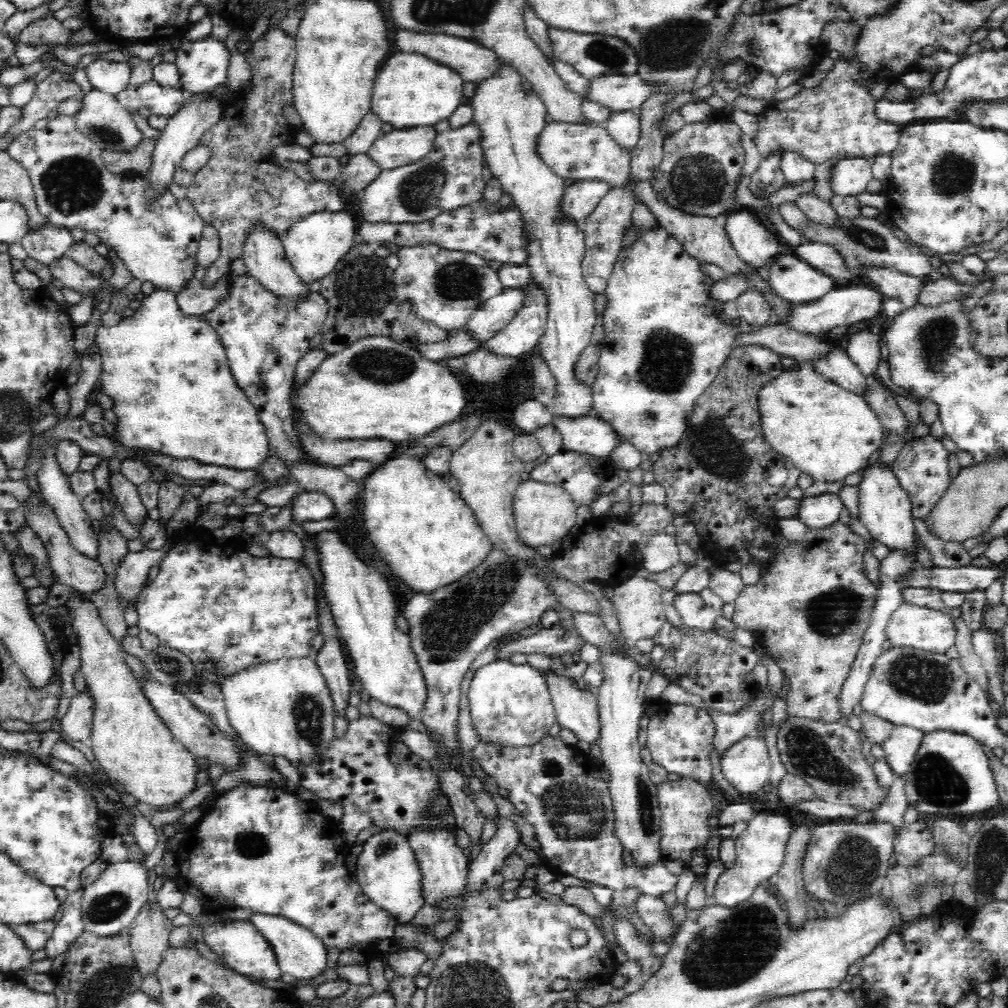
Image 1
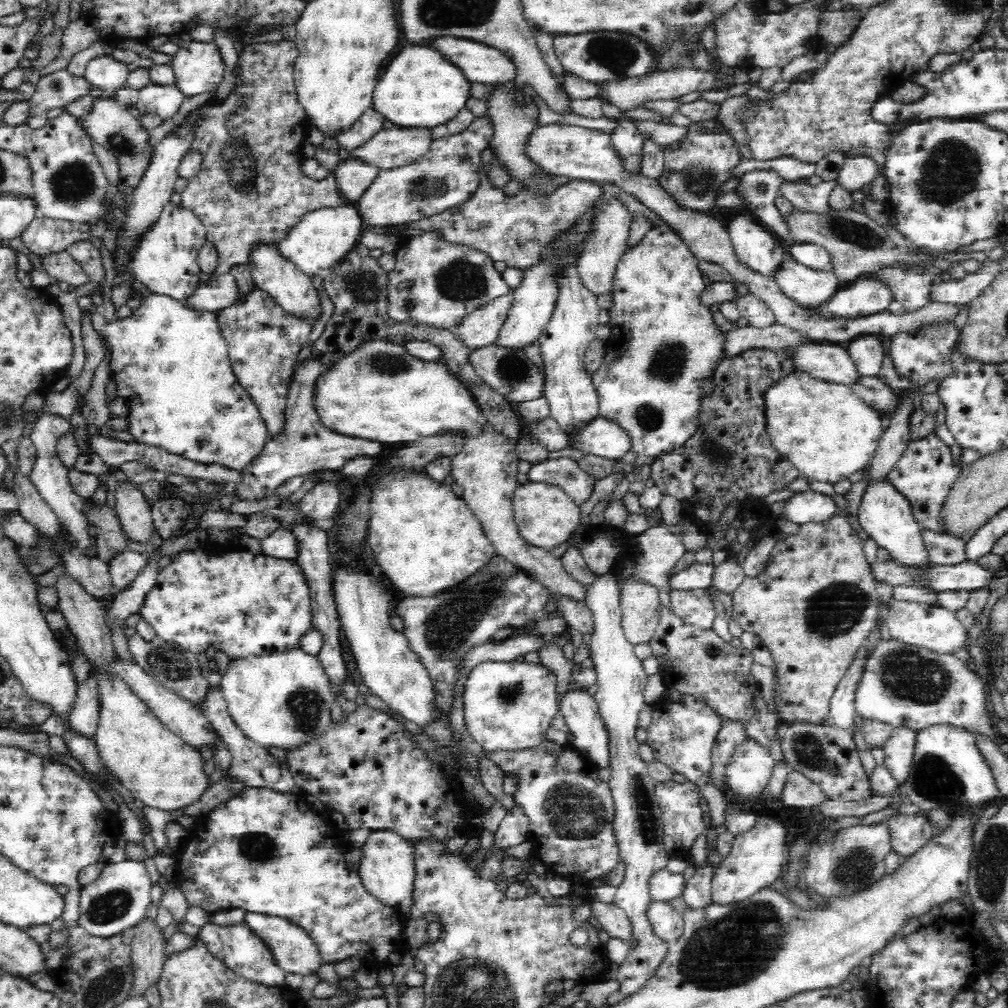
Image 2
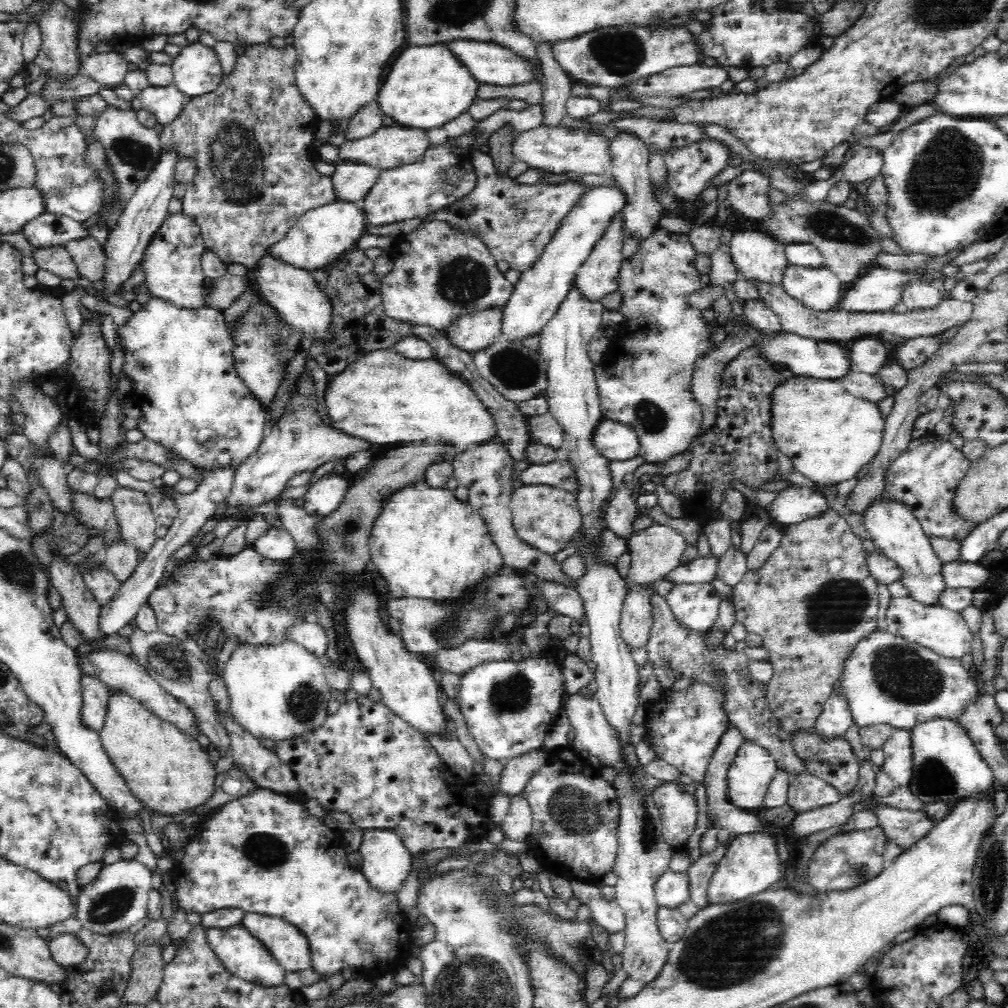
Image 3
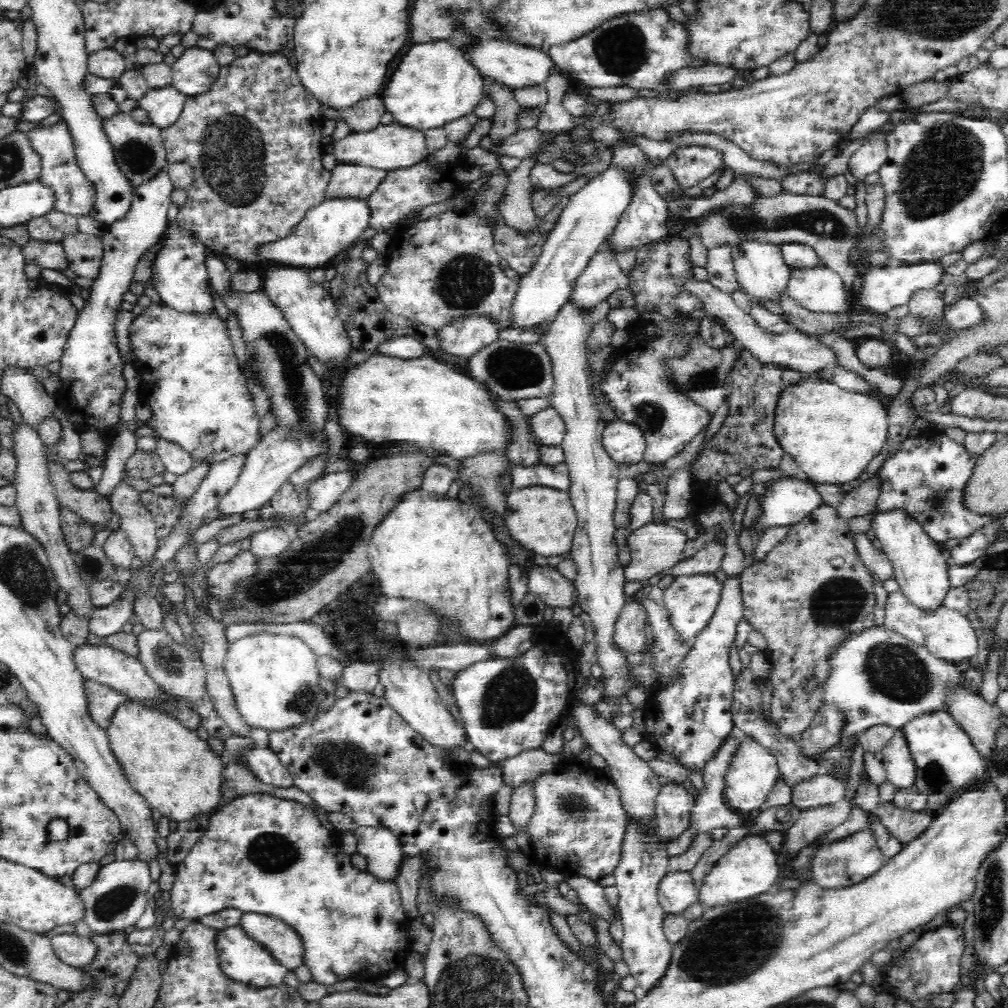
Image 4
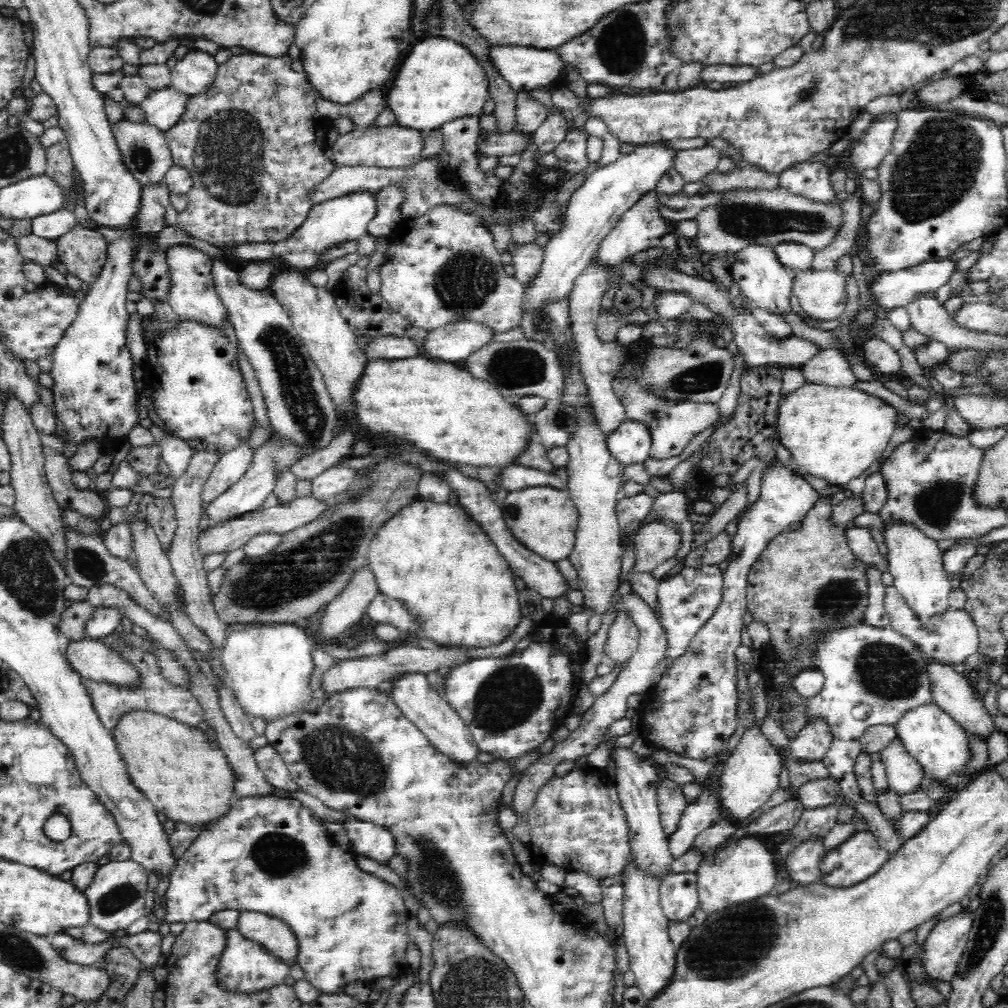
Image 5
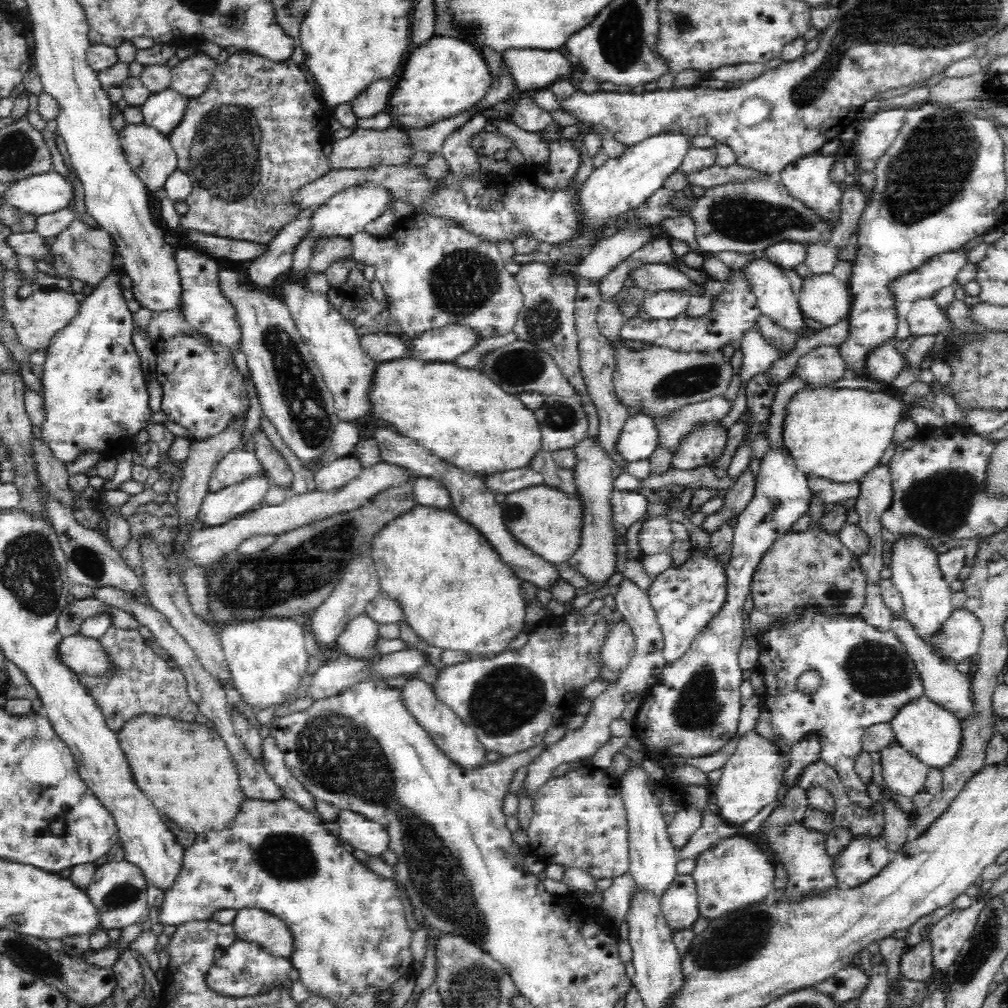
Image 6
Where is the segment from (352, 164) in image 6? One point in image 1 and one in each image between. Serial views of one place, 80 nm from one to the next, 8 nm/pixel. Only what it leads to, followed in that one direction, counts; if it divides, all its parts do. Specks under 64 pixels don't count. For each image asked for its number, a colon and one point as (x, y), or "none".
1: (399, 147)
2: (390, 148)
3: (389, 147)
4: (389, 147)
5: (393, 146)

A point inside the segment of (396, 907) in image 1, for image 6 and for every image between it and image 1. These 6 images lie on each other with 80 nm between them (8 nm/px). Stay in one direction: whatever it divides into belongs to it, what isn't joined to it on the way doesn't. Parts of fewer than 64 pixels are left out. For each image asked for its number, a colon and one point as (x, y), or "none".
2: (387, 867)
3: (385, 861)
4: (380, 847)
5: (373, 841)
6: (362, 833)

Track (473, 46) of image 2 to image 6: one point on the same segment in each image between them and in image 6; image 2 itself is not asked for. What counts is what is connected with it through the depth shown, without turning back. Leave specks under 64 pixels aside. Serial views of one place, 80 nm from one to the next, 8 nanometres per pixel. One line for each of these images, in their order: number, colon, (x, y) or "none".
3: (492, 63)
4: (517, 66)
5: (525, 68)
6: (534, 69)

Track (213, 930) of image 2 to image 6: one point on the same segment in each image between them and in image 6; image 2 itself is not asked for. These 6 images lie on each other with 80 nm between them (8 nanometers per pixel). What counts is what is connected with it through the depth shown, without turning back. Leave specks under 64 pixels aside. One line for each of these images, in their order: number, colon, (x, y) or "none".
3: (242, 955)
4: (242, 959)
5: (245, 966)
6: (247, 969)

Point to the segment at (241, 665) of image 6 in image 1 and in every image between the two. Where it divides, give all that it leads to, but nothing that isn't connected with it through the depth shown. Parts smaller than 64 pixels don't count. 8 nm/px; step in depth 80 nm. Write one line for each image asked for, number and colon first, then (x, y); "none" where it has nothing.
1: (283, 707)
2: (284, 698)
3: (277, 690)
4: (274, 678)
5: (268, 667)

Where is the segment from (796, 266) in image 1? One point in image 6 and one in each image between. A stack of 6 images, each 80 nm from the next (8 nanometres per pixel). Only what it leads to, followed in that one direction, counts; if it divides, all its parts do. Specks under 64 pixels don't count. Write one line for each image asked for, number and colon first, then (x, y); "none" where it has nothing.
2: (810, 288)
3: (819, 289)
4: (820, 290)
5: (821, 294)
6: (824, 298)

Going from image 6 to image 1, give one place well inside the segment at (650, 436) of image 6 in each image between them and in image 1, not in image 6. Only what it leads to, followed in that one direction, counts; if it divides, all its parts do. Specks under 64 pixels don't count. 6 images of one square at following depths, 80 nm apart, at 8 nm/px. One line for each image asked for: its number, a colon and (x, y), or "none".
1: (590, 435)
2: (604, 438)
3: (616, 441)
4: (624, 442)
5: (630, 443)

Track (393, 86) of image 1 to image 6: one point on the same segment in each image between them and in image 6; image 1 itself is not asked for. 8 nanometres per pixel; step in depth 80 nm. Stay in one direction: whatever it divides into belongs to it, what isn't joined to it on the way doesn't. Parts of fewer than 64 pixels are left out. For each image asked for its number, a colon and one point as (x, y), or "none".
2: (421, 88)
3: (429, 86)
4: (435, 83)
5: (440, 81)
6: (446, 75)

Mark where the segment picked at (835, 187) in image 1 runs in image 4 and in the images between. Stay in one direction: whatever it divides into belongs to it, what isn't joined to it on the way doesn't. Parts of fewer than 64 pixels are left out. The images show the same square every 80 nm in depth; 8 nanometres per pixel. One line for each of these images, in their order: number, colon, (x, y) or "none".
2: (859, 170)
3: (866, 163)
4: (868, 159)

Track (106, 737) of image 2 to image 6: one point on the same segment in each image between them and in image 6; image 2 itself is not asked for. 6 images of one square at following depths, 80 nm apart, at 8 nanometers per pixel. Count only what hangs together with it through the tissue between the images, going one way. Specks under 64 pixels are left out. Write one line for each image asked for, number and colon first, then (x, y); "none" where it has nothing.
3: (168, 770)
4: (167, 763)
5: (188, 778)
6: (187, 770)

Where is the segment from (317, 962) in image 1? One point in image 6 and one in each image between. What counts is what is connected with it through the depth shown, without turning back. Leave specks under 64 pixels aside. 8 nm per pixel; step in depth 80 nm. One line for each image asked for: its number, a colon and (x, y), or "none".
2: (295, 952)
3: (284, 941)
4: (280, 940)
5: (272, 933)
6: (255, 925)

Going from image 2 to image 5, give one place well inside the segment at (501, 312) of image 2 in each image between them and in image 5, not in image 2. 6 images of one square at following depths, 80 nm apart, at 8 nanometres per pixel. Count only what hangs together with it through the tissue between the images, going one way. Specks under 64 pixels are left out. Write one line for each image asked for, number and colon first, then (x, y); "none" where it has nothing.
3: (472, 332)
4: (461, 339)
5: (454, 343)

